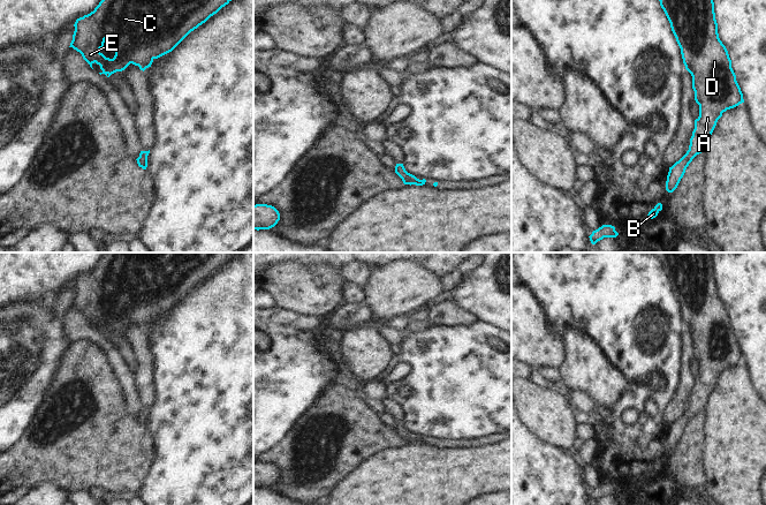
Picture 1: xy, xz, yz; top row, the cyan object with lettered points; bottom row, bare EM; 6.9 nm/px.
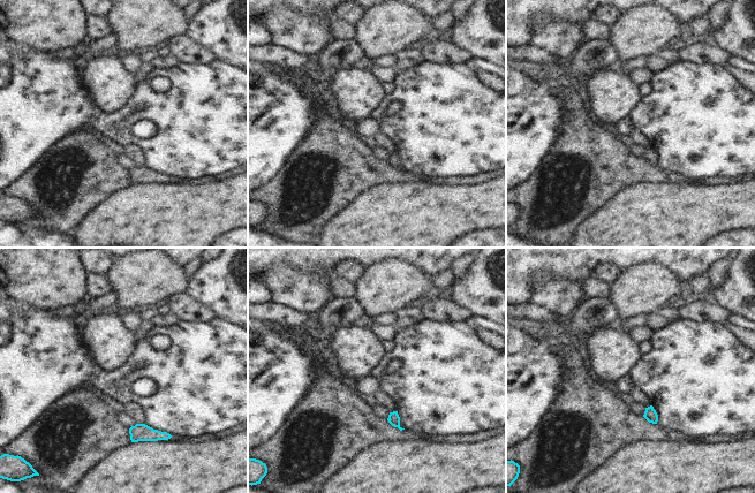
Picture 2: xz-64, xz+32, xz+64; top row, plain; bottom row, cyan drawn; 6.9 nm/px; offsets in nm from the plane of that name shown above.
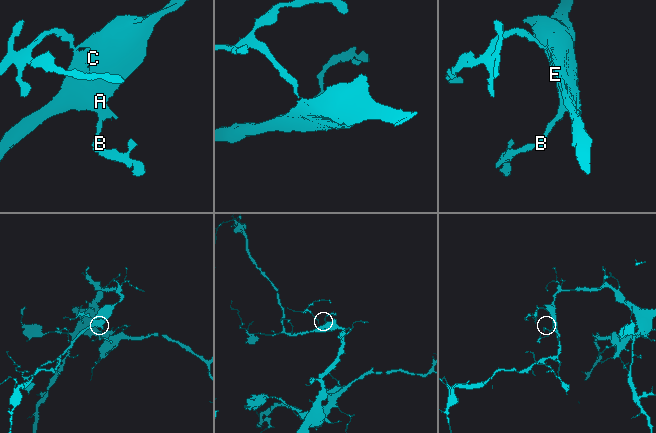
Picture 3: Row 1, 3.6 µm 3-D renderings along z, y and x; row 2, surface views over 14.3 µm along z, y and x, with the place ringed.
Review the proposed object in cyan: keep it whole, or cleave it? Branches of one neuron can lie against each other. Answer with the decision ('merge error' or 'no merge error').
no merge error

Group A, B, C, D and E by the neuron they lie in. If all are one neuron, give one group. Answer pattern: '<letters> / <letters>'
A B C D E

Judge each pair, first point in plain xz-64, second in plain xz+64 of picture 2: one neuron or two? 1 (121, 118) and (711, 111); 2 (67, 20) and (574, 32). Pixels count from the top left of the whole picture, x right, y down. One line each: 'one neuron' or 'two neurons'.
1: one neuron
2: one neuron

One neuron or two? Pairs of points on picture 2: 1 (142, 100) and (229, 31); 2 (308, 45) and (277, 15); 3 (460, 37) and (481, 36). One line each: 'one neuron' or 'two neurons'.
1: two neurons
2: one neuron
3: one neuron

